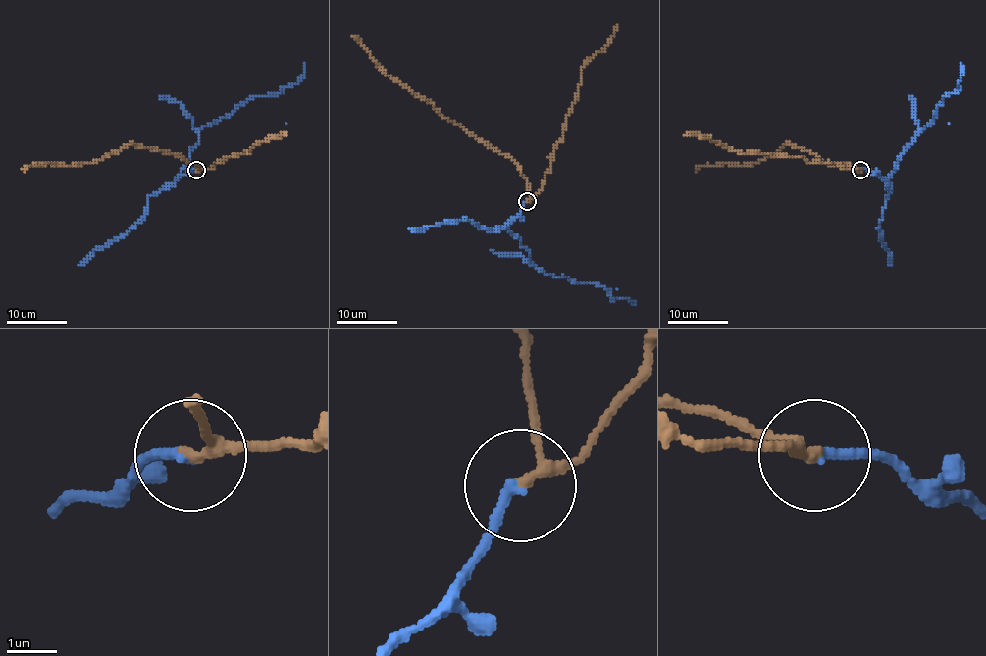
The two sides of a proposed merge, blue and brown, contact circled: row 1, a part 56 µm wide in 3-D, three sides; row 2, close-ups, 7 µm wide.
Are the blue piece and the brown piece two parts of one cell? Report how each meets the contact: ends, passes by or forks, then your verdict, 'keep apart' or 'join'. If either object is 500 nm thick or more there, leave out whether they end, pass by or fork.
blue ends; brown passes by; join

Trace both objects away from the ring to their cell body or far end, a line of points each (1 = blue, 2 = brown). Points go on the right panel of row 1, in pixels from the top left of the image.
1: (860, 169), (888, 176), (919, 131), (934, 120), (944, 95), (954, 94), (959, 89), (961, 64)
2: (860, 169), (823, 162), (806, 150), (785, 143), (758, 162), (700, 165), (695, 169)

